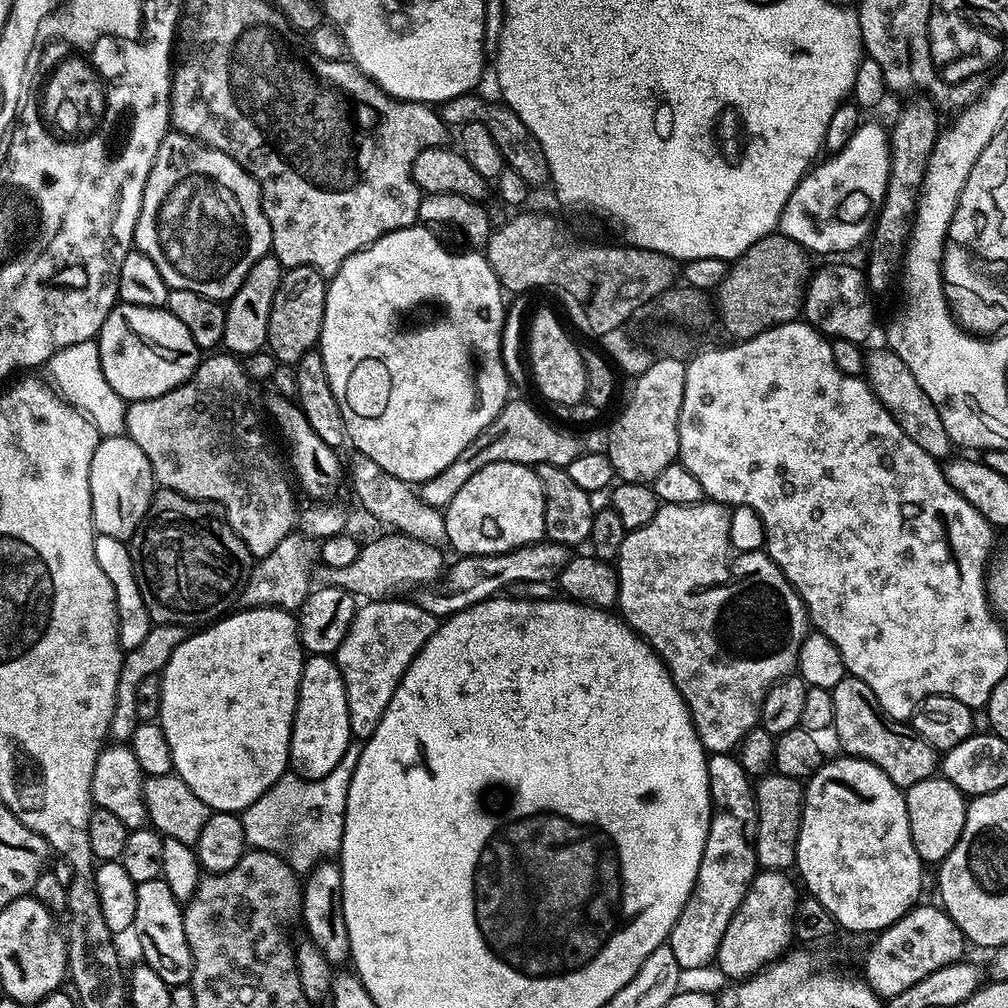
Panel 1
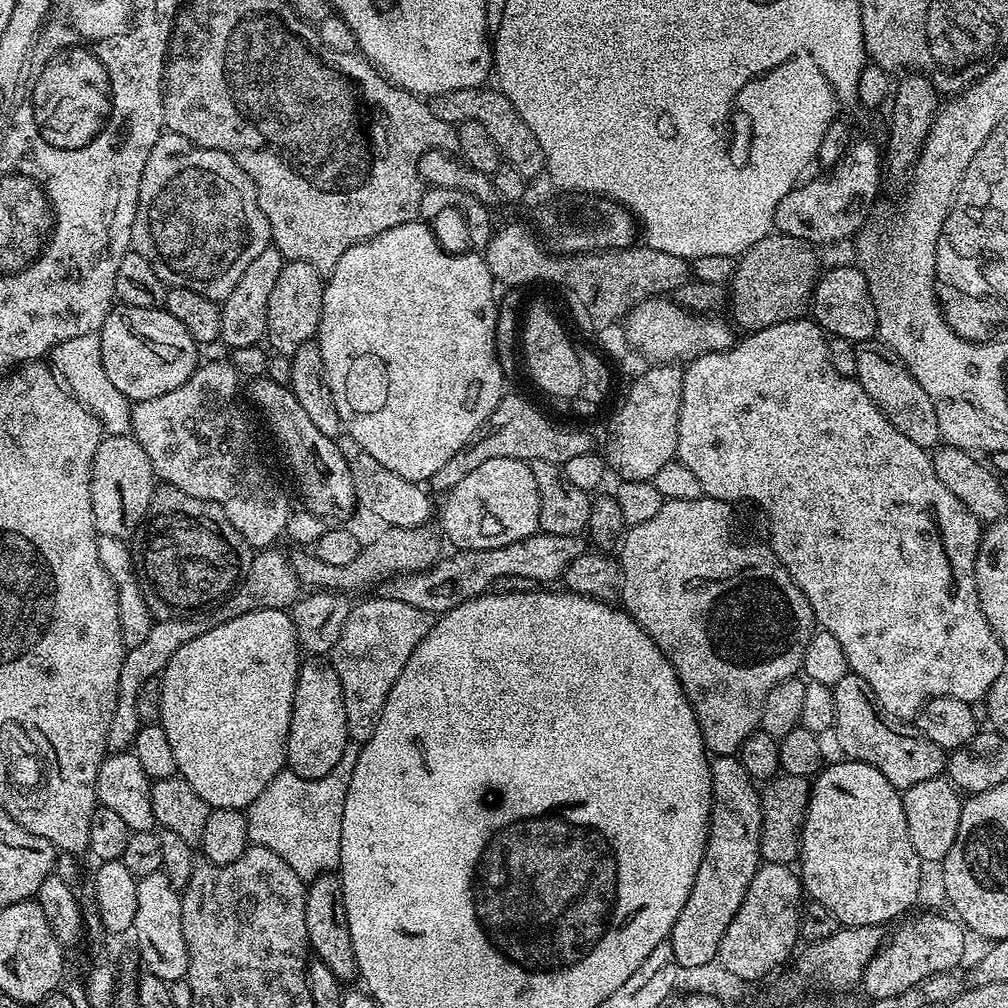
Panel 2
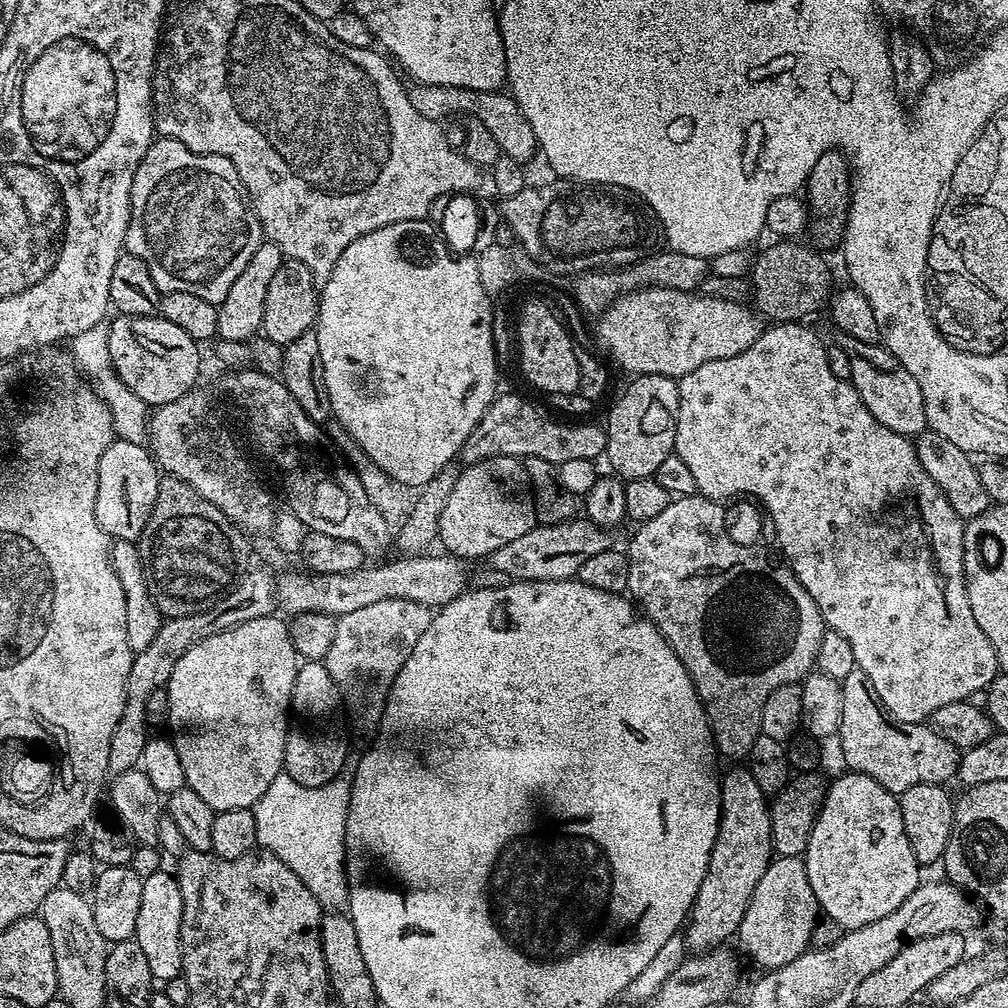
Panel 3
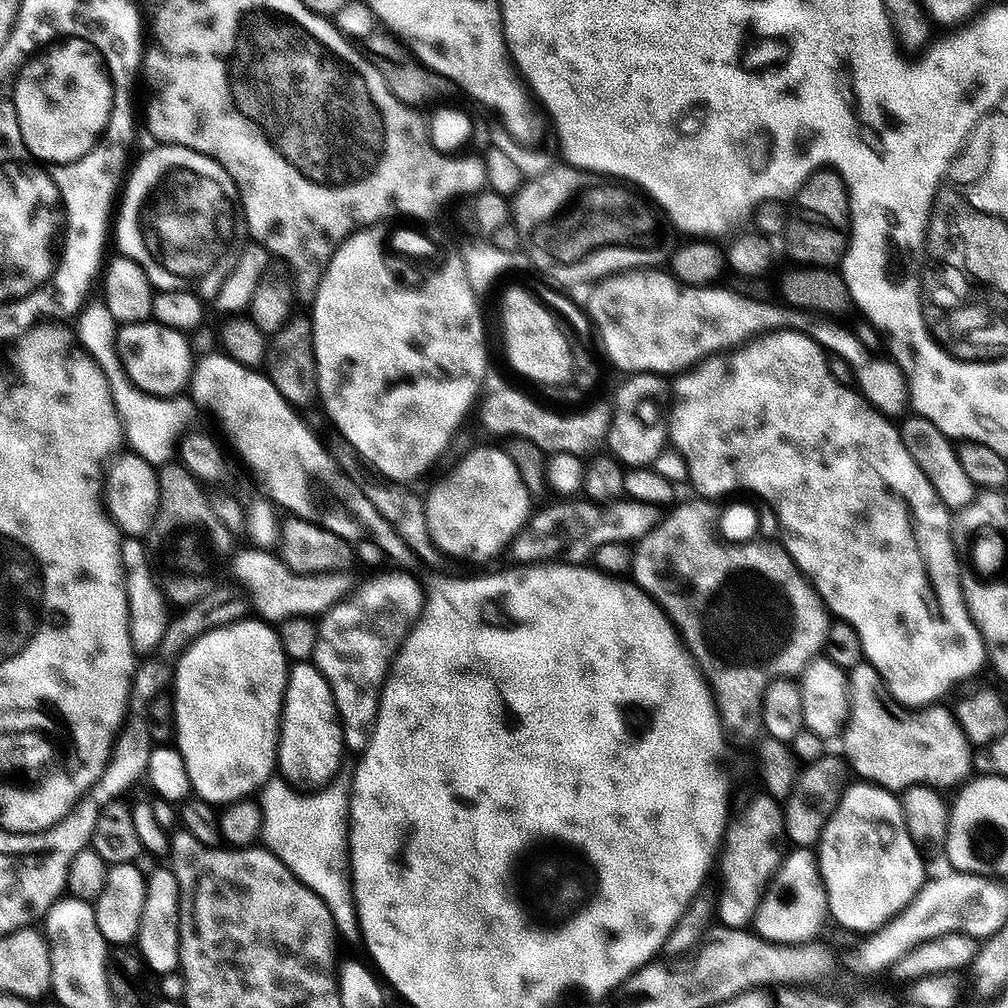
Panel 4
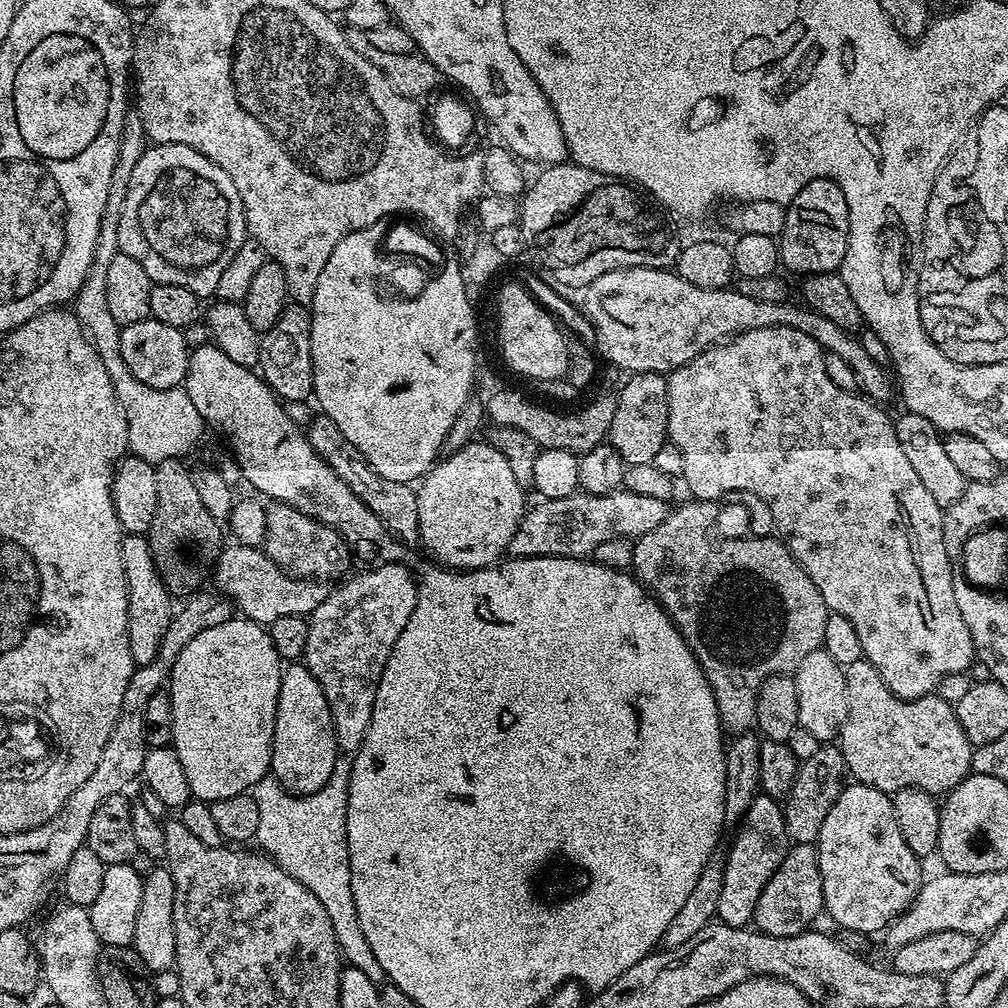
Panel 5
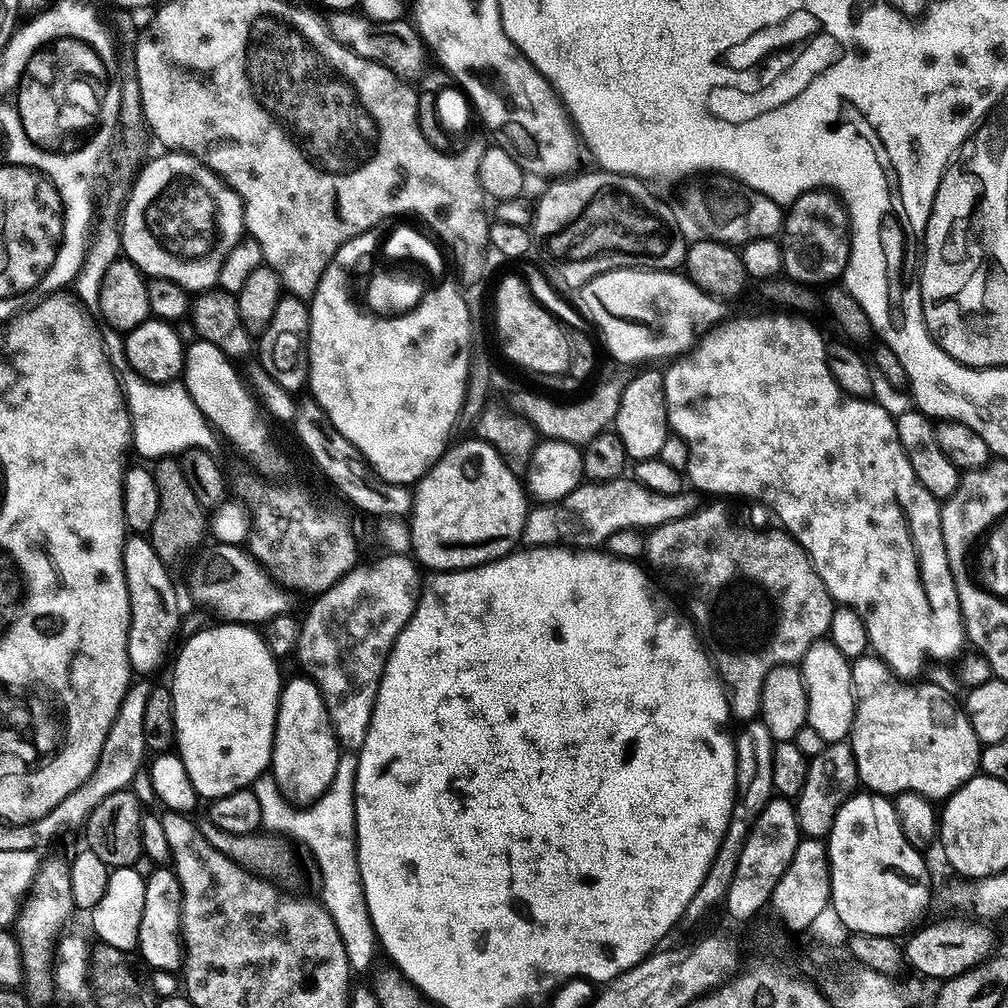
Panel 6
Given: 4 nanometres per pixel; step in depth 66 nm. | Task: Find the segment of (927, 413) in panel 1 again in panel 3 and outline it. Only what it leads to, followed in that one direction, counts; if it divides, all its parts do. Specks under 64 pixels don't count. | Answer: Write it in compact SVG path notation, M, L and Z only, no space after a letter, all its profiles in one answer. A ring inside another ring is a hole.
M844 336L842 346L850 358L850 382L858 398L862 398L866 410L870 410L870 414L874 414L882 426L894 430L894 434L909 438L919 436L928 428L926 402L922 398L918 381L883 343L867 344L858 342L852 336Z

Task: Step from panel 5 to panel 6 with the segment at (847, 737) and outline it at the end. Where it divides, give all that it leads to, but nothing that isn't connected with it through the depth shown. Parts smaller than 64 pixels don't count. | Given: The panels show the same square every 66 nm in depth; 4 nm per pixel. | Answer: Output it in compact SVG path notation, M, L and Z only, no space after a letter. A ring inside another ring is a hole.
M872 654L851 661L852 693L856 695L856 713L850 733L859 783L873 794L889 798L901 792L917 792L933 802L943 802L957 792L970 777L977 775L982 745L974 734L967 715L944 697L936 684L905 682L883 660Z

